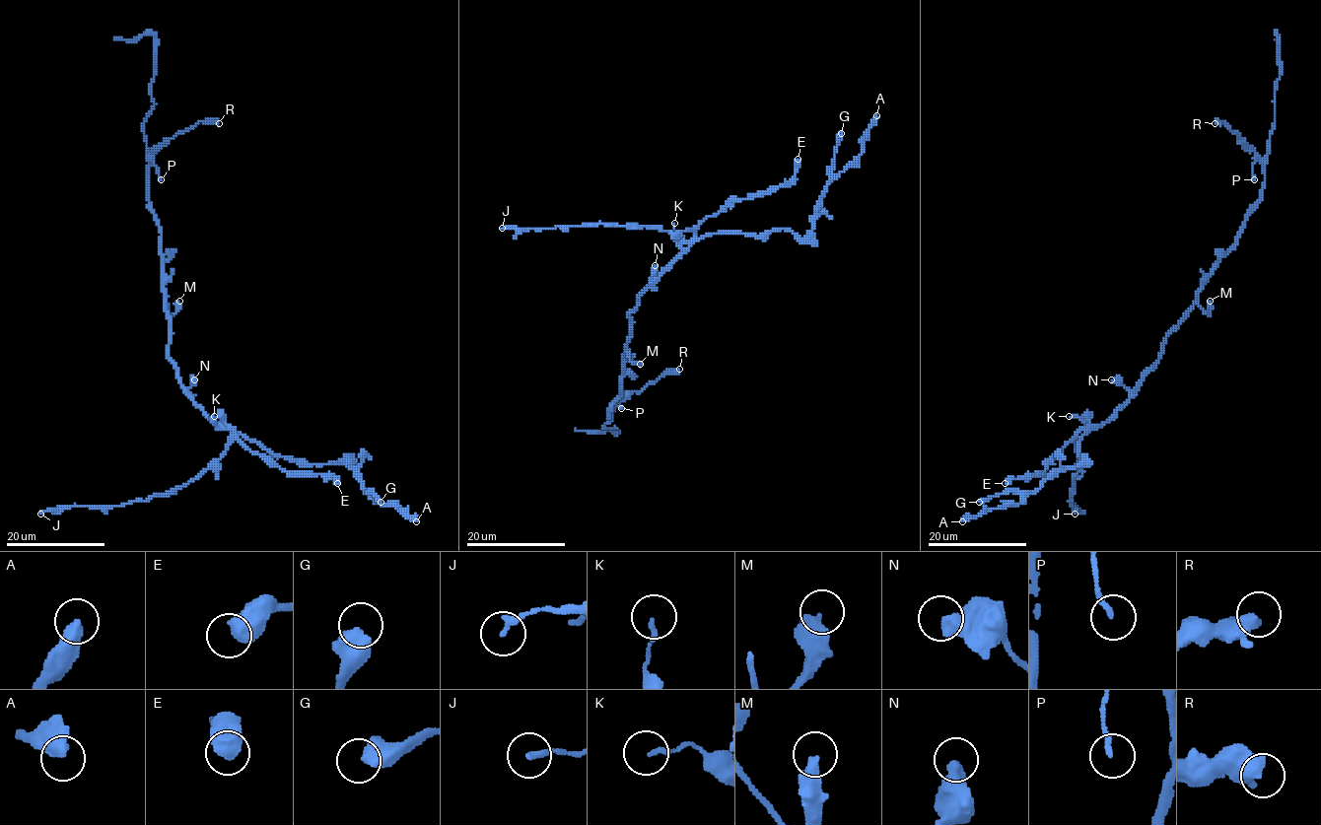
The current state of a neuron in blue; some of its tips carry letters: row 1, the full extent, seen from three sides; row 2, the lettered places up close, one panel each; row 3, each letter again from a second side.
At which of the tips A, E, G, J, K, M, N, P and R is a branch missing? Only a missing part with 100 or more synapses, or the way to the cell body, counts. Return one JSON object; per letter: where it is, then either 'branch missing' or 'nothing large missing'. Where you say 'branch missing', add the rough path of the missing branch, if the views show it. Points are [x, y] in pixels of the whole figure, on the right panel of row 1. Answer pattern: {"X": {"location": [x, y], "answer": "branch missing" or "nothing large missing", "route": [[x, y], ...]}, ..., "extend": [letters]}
{"A": {"location": [962, 521], "answer": "nothing large missing"}, "E": {"location": [1005, 483], "answer": "nothing large missing"}, "G": {"location": [979, 502], "answer": "nothing large missing"}, "J": {"location": [1075, 514], "answer": "nothing large missing"}, "K": {"location": [1069, 416], "answer": "nothing large missing"}, "M": {"location": [1210, 301], "answer": "nothing large missing"}, "N": {"location": [1111, 379], "answer": "nothing large missing"}, "P": {"location": [1254, 179], "answer": "nothing large missing"}, "R": {"location": [1215, 123], "answer": "nothing large missing"}, "extend": []}

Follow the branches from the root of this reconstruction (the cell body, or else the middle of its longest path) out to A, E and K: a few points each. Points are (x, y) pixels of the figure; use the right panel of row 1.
A: (1160, 359), (1130, 399), (1080, 439), (1076, 463), (1084, 463), (1053, 472), (1018, 504), (962, 521)
E: (1160, 359), (1112, 416), (1099, 425), (1082, 428), (1041, 473), (1009, 478), (1005, 483)
K: (1160, 359), (1130, 399), (1096, 429), (1090, 428), (1077, 415), (1069, 416)

